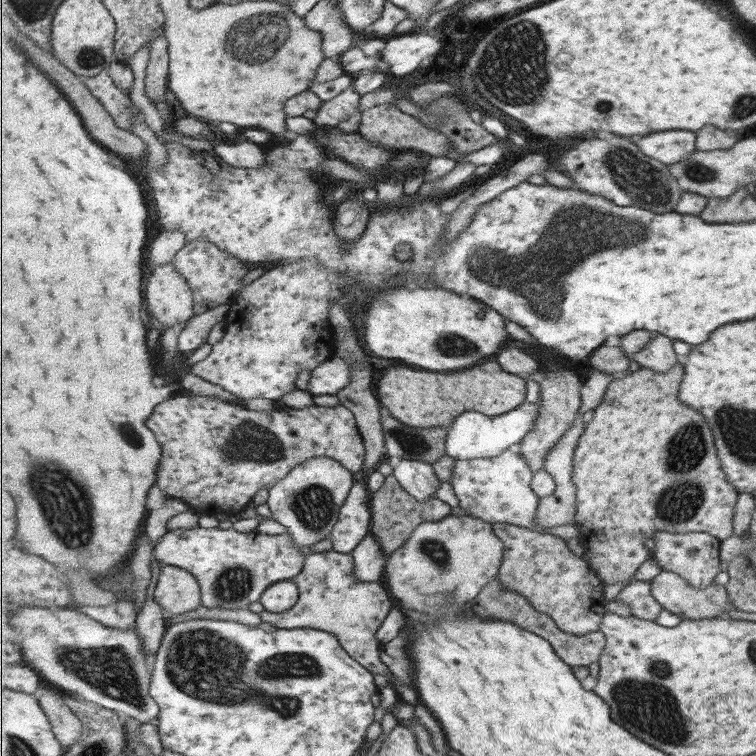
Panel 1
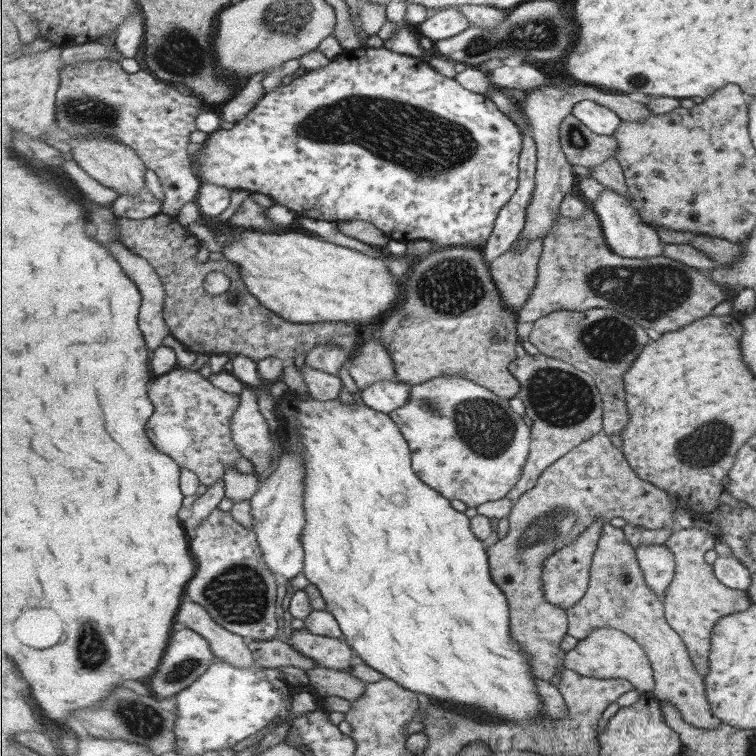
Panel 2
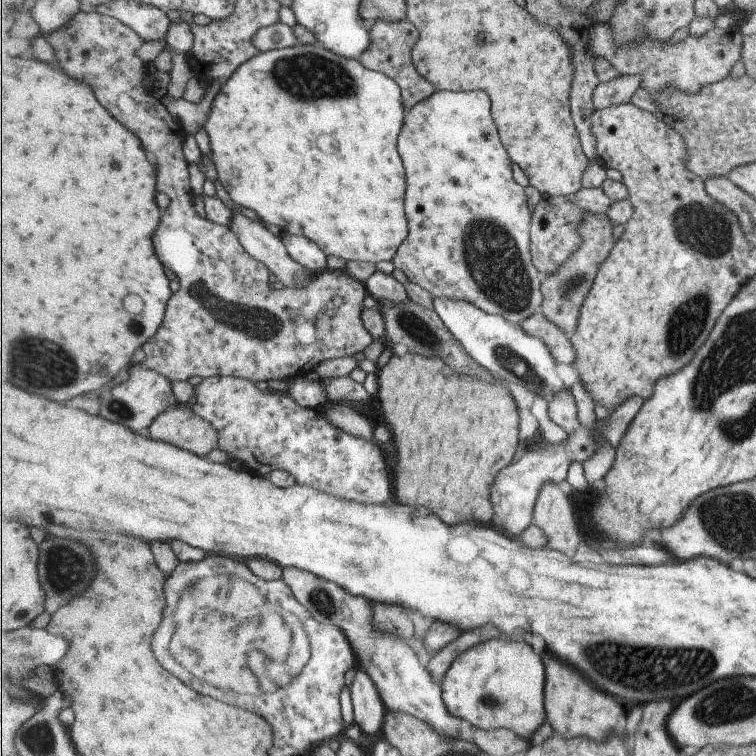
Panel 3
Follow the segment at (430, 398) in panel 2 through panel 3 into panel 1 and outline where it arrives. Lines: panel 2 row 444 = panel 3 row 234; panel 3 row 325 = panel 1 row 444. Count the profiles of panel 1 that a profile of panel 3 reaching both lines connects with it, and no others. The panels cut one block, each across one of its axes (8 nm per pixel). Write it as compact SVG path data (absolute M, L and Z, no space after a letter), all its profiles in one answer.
M515 444L508 450L505 450L503 455L495 456L494 458L456 460L457 463L455 463L455 469L453 469L450 485L458 497L460 508L466 514L485 519L485 521L493 525L504 522L539 530L535 517L539 514L540 498L538 494L535 494L532 487L535 472L533 472L531 465L527 463L527 459L520 452L521 448L521 444Z

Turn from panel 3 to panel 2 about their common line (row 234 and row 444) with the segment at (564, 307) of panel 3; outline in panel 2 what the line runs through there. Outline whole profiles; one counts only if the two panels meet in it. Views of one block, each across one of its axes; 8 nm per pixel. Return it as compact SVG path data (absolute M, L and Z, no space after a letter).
M604 432L590 438L577 448L571 450L549 468L546 468L539 478L537 486L521 495L514 503L510 519L509 534L487 549L490 558L491 574L494 581L503 589L510 604L512 620L512 635L522 644L522 647L532 656L532 669L537 678L553 680L553 676L563 673L566 668L566 653L562 647L564 638L569 634L571 618L563 607L548 601L544 591L544 563L557 551L578 540L591 525L602 518L607 523L614 518L624 518L634 526L657 530L676 526L676 508L679 504L671 502L667 492L639 478L634 467L626 460L625 454L611 442Z

